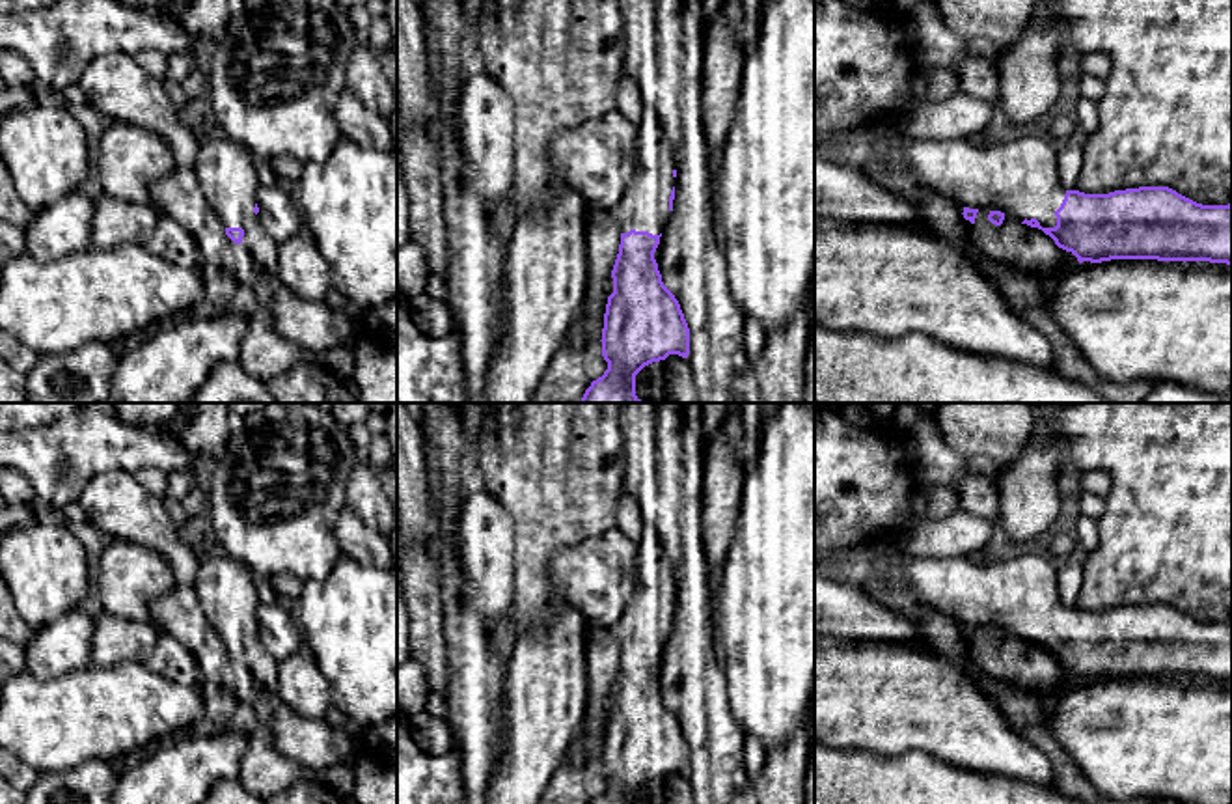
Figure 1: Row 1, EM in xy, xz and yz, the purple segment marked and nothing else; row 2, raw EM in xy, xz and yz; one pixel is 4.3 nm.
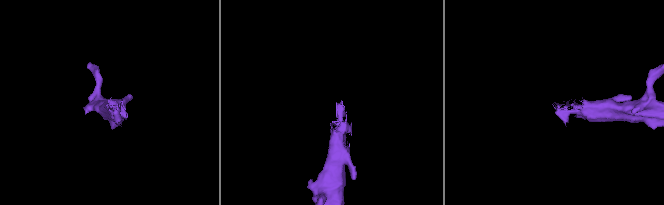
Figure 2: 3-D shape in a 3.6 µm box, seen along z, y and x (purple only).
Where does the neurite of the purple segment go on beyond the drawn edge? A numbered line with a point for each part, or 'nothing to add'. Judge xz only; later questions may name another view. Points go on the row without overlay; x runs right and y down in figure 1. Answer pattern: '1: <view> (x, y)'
1: xz (643, 623)

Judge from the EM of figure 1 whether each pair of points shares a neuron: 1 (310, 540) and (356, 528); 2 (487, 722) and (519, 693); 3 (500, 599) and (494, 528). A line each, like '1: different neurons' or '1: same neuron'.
1: different neurons
2: different neurons
3: same neuron

